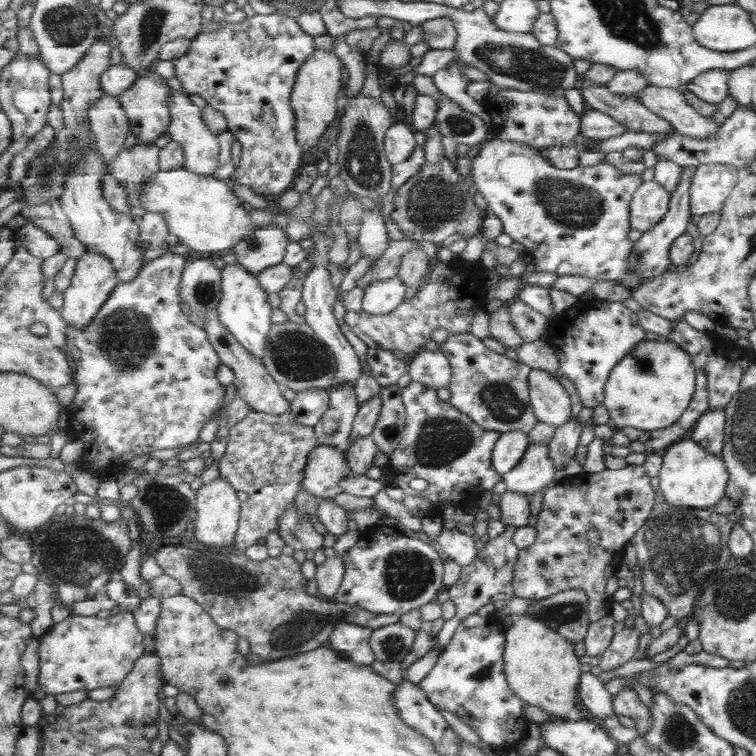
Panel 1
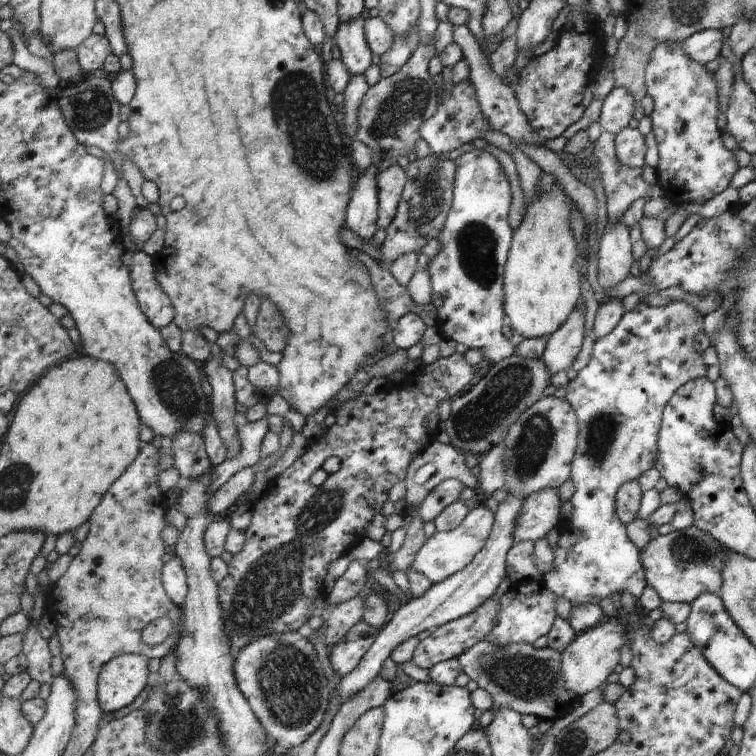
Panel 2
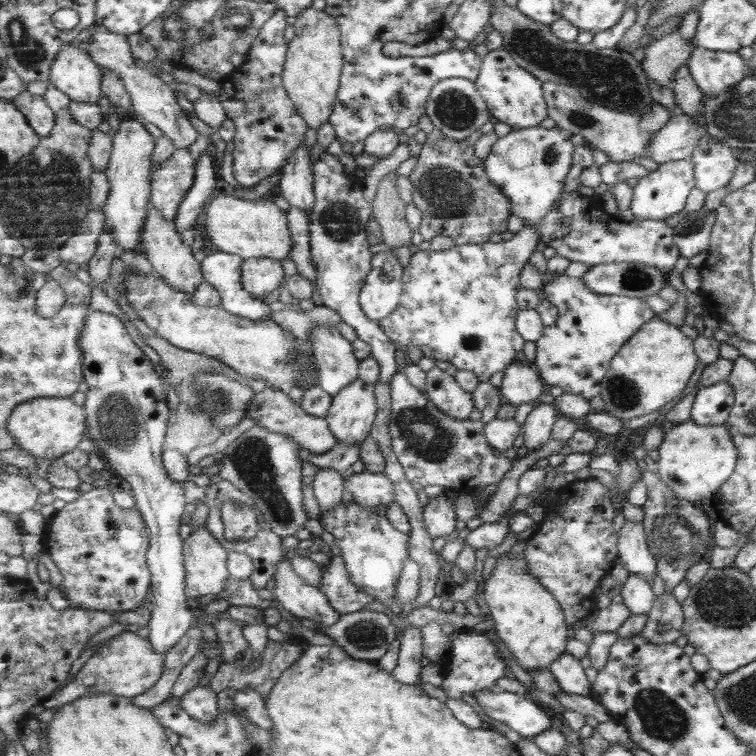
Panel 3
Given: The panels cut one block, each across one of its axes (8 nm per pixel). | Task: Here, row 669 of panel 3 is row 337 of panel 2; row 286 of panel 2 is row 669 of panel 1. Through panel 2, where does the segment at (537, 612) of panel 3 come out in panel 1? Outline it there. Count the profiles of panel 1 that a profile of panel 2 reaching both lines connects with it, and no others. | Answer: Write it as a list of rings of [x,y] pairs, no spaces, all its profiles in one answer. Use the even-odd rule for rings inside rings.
[[[525,612],[520,615],[505,631],[506,633],[506,652],[505,652],[505,674],[510,688],[517,696],[521,697],[527,704],[538,707],[546,712],[550,720],[569,721],[569,714],[579,708],[577,706],[577,688],[581,684],[581,664],[579,656],[573,650],[574,644],[560,632],[551,628],[545,621],[539,620],[531,613]]]

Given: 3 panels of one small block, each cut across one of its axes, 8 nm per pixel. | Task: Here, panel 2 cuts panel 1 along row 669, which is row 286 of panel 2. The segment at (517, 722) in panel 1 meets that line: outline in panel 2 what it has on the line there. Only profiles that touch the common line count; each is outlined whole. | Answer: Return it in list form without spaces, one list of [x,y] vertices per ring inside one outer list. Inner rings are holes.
[[[474,149],[470,153],[462,154],[454,162],[456,163],[454,202],[444,230],[437,237],[442,241],[442,250],[437,257],[429,258],[427,262],[427,270],[433,278],[433,305],[438,312],[435,327],[442,338],[462,344],[467,349],[477,348],[481,351],[482,360],[494,365],[516,355],[516,346],[503,336],[503,326],[508,322],[505,310],[504,275],[515,235],[509,224],[513,190],[503,166],[489,152]]]

